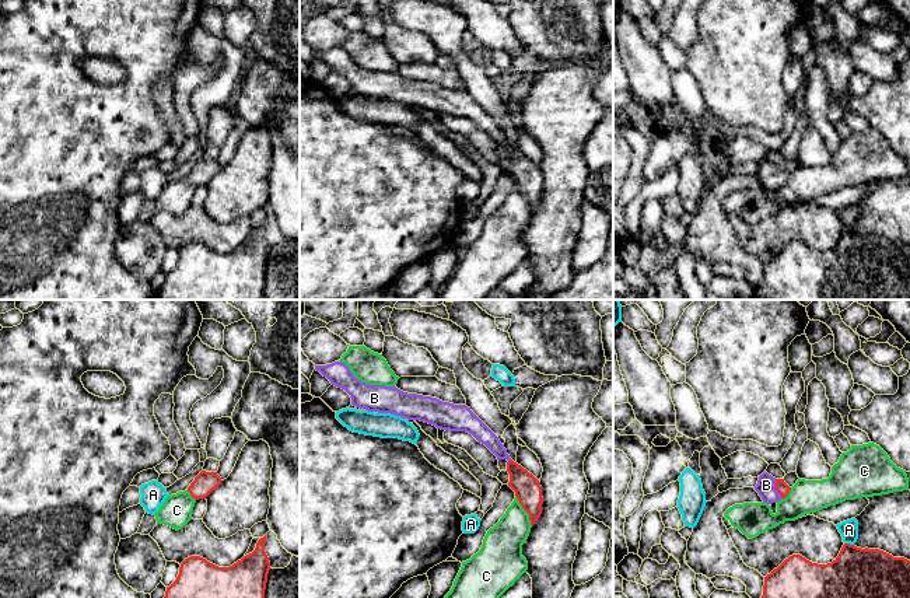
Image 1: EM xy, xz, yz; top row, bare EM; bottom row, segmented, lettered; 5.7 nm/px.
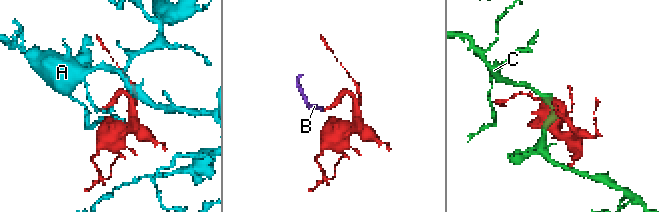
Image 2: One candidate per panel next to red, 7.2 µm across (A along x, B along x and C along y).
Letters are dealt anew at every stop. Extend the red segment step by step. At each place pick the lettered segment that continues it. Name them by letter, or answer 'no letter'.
B

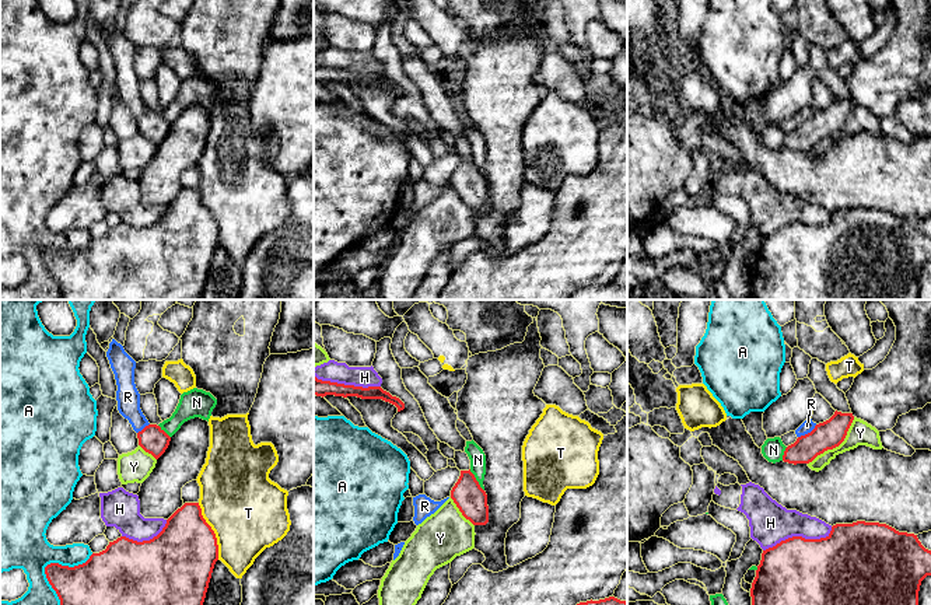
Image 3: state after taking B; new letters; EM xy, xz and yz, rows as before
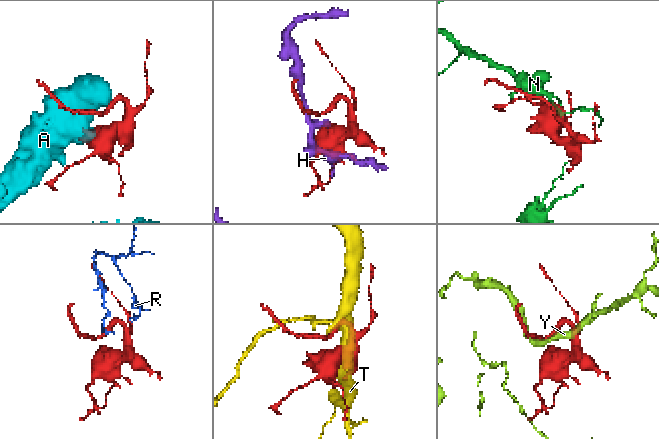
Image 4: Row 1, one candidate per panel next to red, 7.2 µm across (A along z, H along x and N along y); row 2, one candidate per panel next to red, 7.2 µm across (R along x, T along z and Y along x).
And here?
no letter

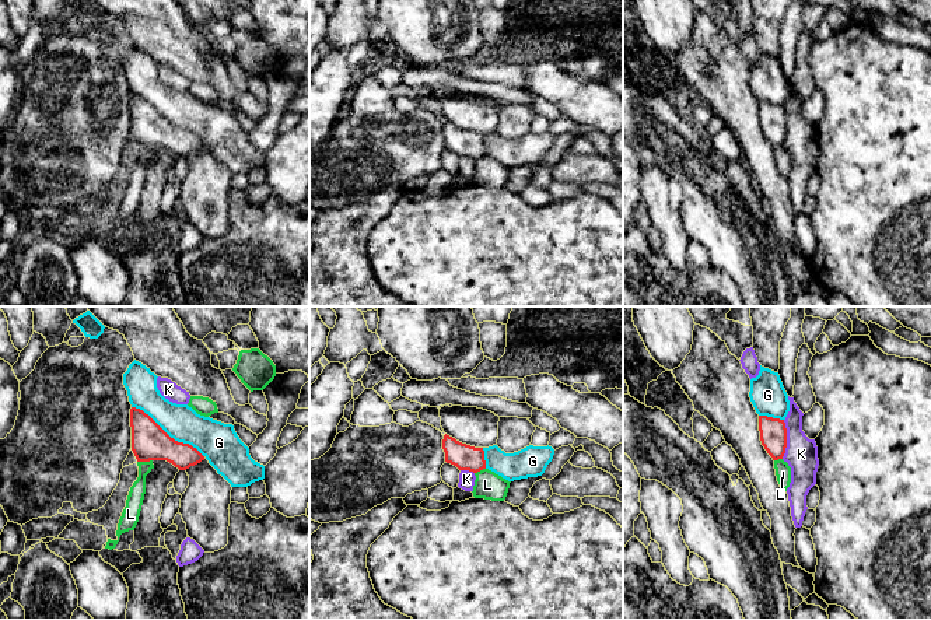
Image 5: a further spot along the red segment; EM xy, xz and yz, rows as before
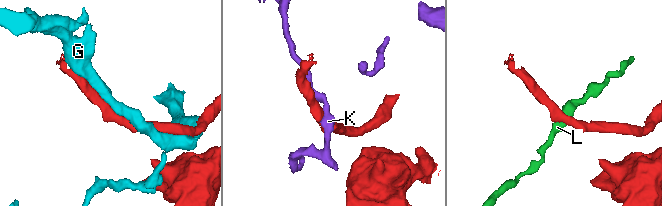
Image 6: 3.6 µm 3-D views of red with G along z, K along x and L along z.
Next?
no letter

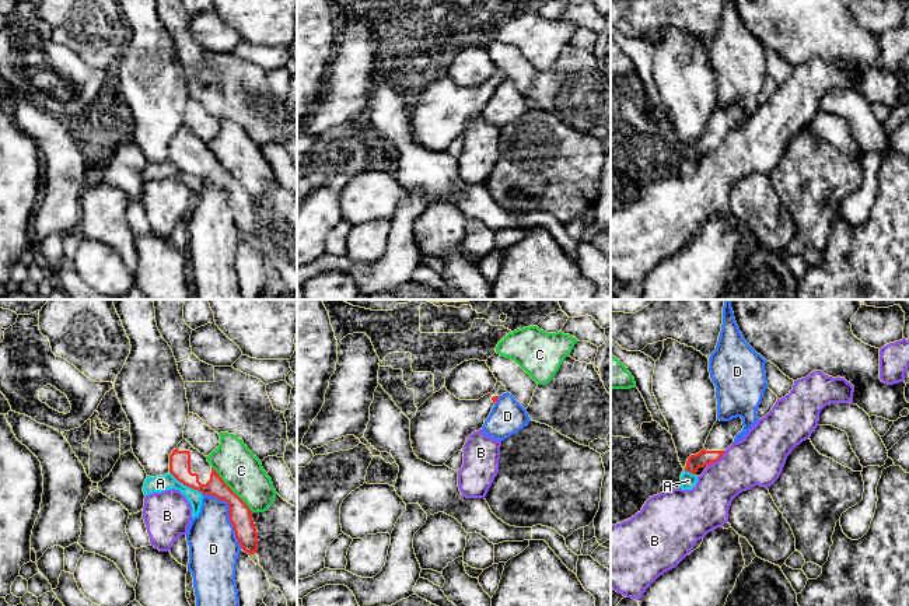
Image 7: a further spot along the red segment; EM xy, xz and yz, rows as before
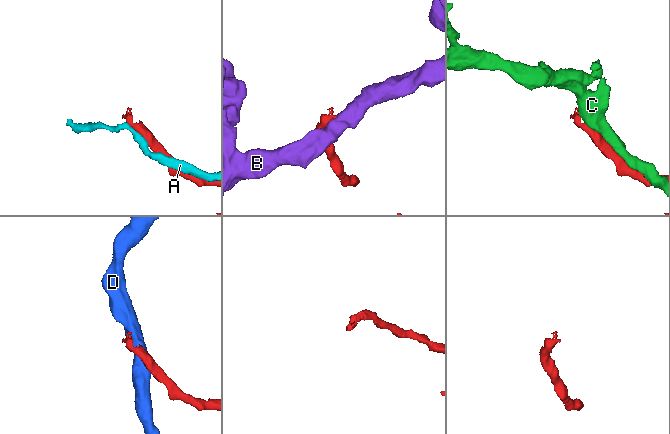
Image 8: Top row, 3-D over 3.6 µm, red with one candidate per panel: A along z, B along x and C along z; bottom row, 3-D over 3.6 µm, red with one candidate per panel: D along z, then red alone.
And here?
no letter

